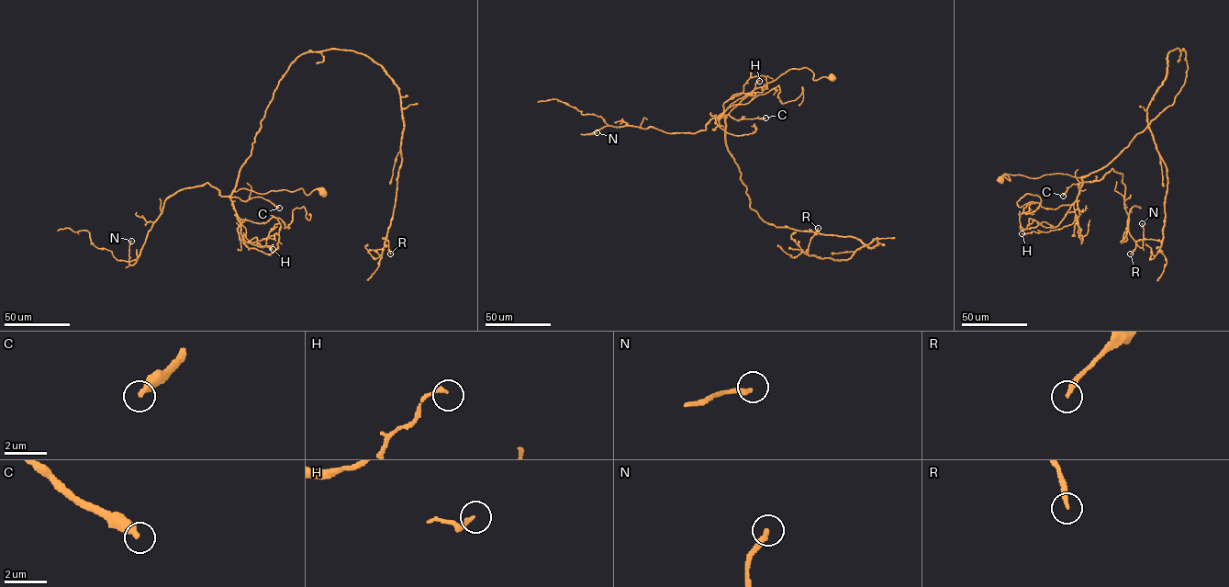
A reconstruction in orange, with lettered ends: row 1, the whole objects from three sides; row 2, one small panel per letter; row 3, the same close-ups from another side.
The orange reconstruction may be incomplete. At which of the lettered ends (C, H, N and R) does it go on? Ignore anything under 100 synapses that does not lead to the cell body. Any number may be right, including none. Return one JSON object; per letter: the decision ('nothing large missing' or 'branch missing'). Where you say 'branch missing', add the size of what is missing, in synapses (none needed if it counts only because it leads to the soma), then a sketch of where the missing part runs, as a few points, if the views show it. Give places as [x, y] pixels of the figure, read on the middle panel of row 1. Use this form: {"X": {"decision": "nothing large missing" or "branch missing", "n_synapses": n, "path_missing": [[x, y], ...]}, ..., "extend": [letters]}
{"C": {"decision": "nothing large missing"}, "H": {"decision": "nothing large missing"}, "N": {"decision": "nothing large missing"}, "R": {"decision": "nothing large missing"}, "extend": []}

